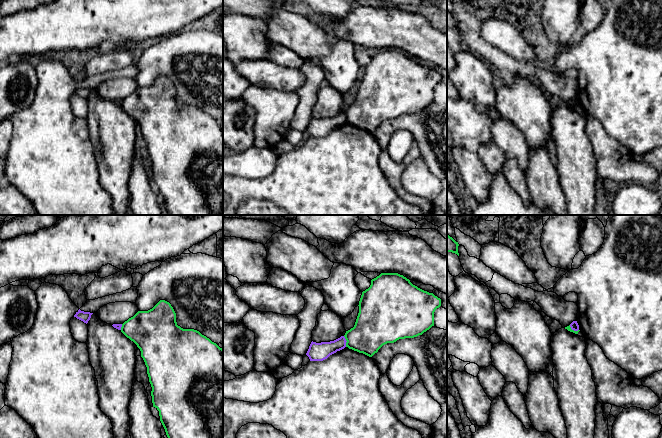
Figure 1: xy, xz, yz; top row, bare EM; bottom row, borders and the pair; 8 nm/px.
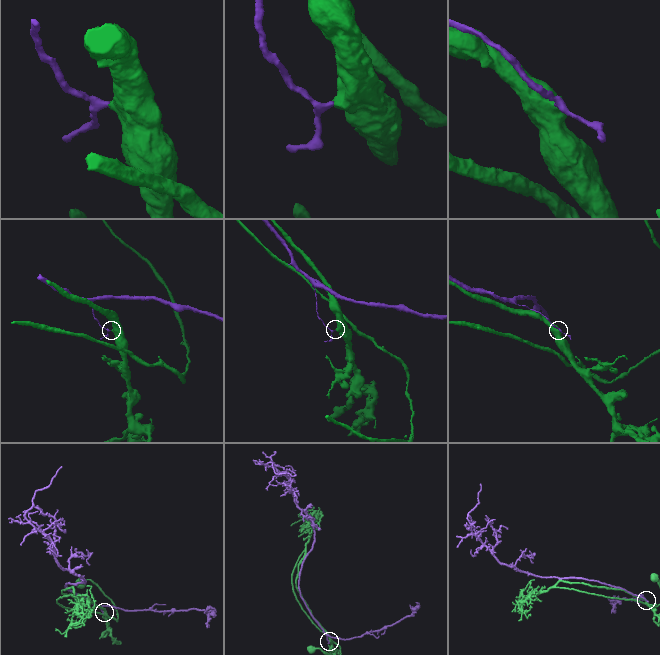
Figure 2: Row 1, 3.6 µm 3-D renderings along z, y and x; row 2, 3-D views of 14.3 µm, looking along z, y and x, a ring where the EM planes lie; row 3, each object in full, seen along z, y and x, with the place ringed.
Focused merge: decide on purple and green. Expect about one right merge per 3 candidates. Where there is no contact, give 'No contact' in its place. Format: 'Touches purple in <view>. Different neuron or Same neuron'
Touches purple in xz. Different neuron

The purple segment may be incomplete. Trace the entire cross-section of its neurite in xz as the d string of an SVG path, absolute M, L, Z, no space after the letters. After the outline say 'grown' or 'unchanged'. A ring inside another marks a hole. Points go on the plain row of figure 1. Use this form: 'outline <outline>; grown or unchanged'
outline M344 112L330 118L316 119L312 117L306 131L309 133L310 137L323 137L330 131L344 125L346 118Z; unchanged

